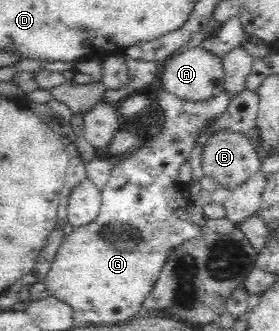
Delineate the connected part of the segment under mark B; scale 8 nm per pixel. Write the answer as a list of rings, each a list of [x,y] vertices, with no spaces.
[[[219,130],[211,132],[210,138],[205,141],[202,153],[202,170],[205,175],[214,178],[221,187],[233,190],[245,180],[249,180],[249,175],[260,170],[263,161],[263,154],[254,140],[249,140],[245,132],[232,132],[229,130]]]

